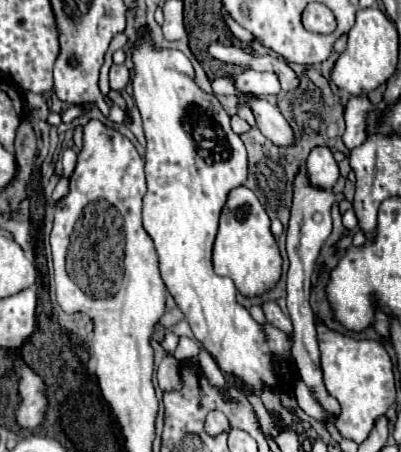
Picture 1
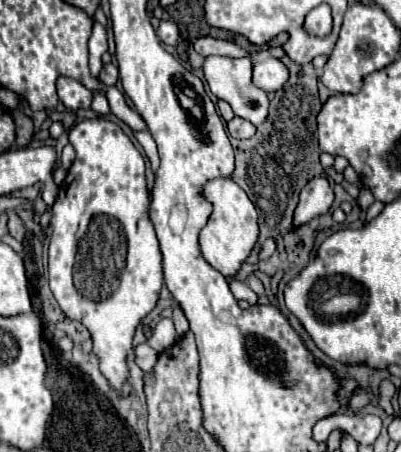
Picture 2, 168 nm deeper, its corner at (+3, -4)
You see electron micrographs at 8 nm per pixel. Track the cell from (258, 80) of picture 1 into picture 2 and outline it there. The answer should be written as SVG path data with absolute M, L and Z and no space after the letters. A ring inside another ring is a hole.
M268 57L254 65L254 81L268 93L278 91L288 81L288 77L288 67L276 57Z

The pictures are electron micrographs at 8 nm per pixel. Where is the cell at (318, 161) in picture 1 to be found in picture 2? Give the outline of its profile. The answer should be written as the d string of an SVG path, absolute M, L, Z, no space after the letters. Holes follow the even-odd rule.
M314 177L300 193L300 201L296 205L292 225L302 227L312 219L324 215L332 207L332 201L334 201L334 193L328 181L324 177Z

